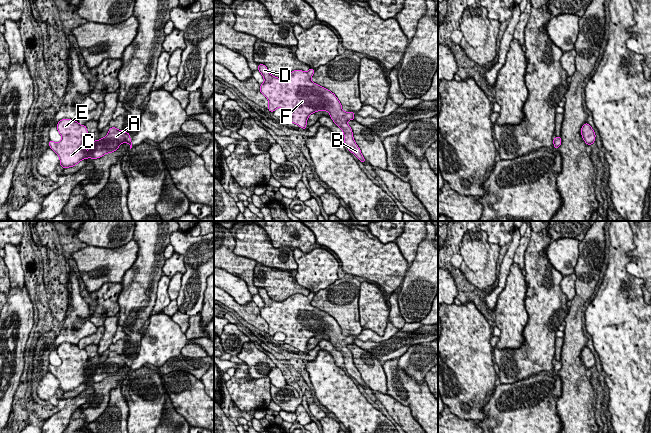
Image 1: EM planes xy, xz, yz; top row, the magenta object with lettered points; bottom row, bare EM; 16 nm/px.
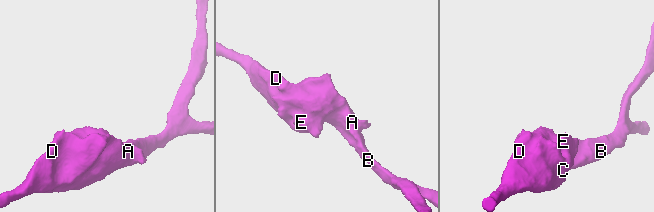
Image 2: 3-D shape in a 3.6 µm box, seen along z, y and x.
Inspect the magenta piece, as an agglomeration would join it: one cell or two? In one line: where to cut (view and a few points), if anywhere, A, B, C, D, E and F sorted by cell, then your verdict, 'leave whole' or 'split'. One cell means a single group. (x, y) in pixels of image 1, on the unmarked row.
no cut; A B C D E F; leave whole

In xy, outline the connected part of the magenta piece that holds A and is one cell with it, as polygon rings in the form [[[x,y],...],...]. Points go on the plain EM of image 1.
[[[71,343],[60,344],[57,348],[57,354],[62,360],[62,364],[60,366],[53,366],[49,364],[49,371],[57,377],[60,382],[60,389],[64,393],[75,390],[83,383],[97,383],[107,377],[112,377],[124,366],[129,368],[130,373],[132,372],[130,358],[125,355],[118,354],[115,351],[110,352],[108,358],[104,362],[96,365],[88,364],[88,355],[85,349],[80,349],[78,345]]]

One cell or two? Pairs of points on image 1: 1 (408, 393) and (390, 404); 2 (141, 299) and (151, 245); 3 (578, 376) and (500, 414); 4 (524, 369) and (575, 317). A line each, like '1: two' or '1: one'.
1: two
2: one
3: two
4: two

